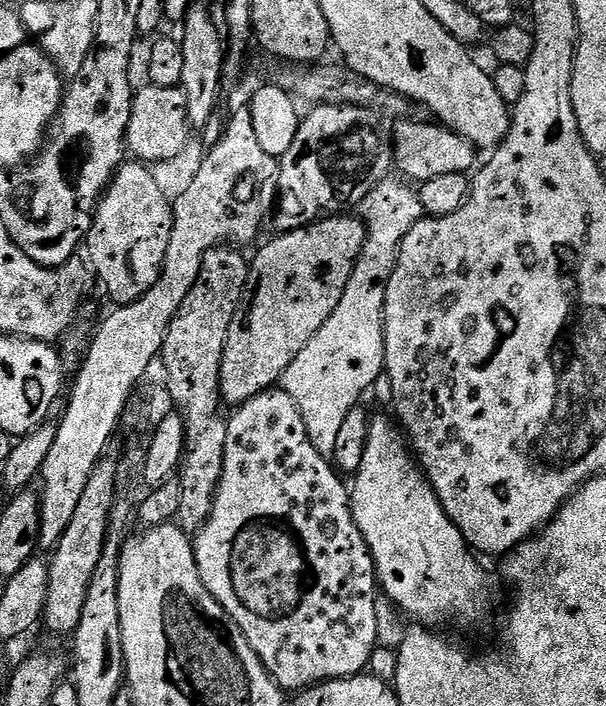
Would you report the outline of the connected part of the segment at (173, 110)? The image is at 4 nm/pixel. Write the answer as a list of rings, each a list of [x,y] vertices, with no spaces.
[[[149,83],[135,93],[132,98],[132,113],[128,127],[127,151],[132,152],[137,161],[148,166],[164,164],[167,160],[176,160],[188,148],[188,132],[190,133],[190,117],[188,115],[188,99],[183,88],[163,88]]]

